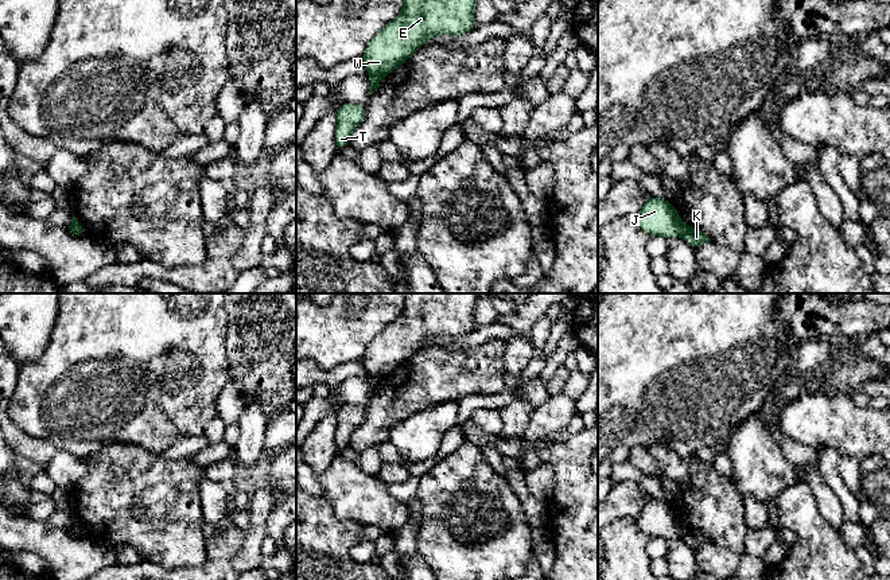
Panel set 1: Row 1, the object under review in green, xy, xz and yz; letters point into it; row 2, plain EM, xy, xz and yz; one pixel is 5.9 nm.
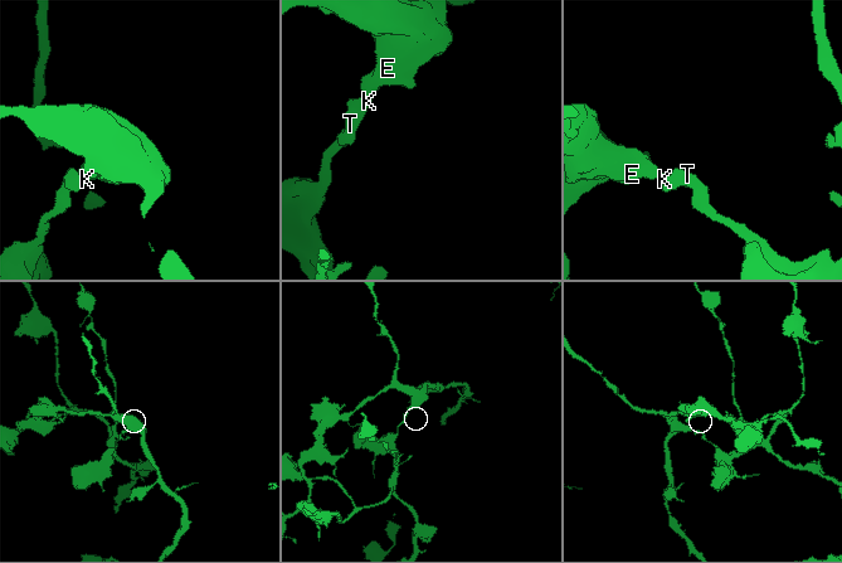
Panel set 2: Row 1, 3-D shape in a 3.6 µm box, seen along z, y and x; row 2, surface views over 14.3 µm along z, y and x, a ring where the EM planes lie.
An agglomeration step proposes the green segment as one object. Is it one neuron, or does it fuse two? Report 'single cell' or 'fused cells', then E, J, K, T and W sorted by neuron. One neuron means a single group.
fused cells | E J W / K T

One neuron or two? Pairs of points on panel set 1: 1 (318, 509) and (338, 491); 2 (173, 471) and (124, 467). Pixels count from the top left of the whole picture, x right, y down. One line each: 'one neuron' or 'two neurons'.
1: two neurons
2: one neuron

